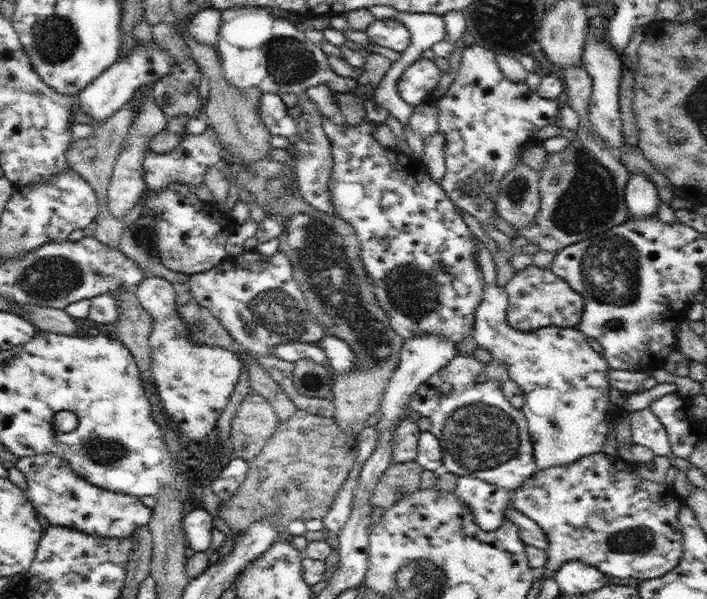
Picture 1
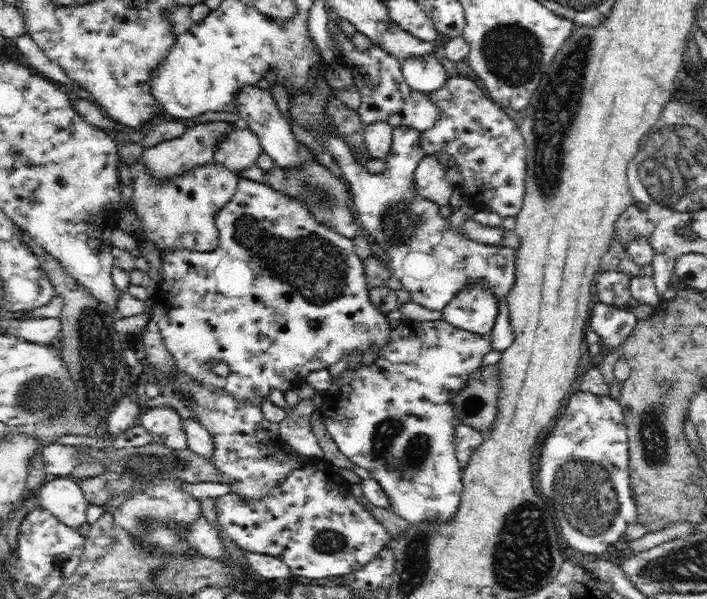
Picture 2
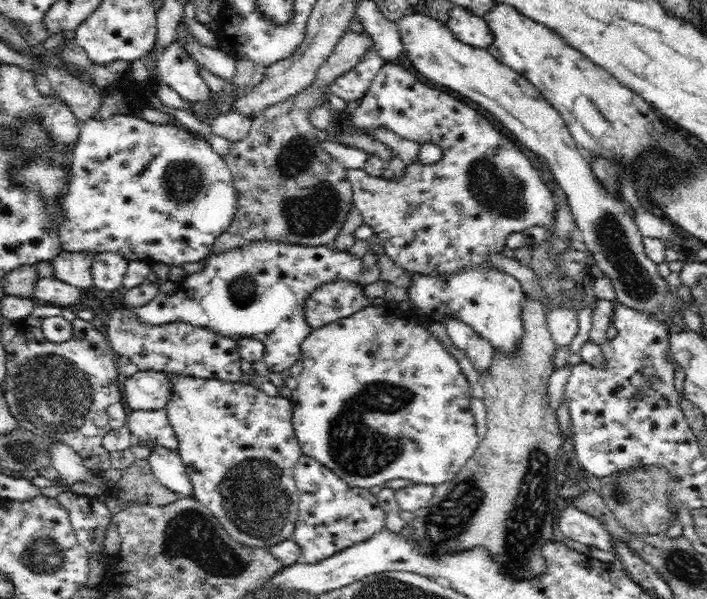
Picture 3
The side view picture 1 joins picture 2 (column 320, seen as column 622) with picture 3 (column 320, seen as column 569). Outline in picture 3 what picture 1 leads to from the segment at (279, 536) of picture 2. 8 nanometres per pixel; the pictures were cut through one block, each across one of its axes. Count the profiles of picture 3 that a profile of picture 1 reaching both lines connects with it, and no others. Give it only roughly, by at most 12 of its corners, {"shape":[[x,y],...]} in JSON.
{"shape":[[303,454],[292,538],[318,564],[385,526],[377,494]]}

